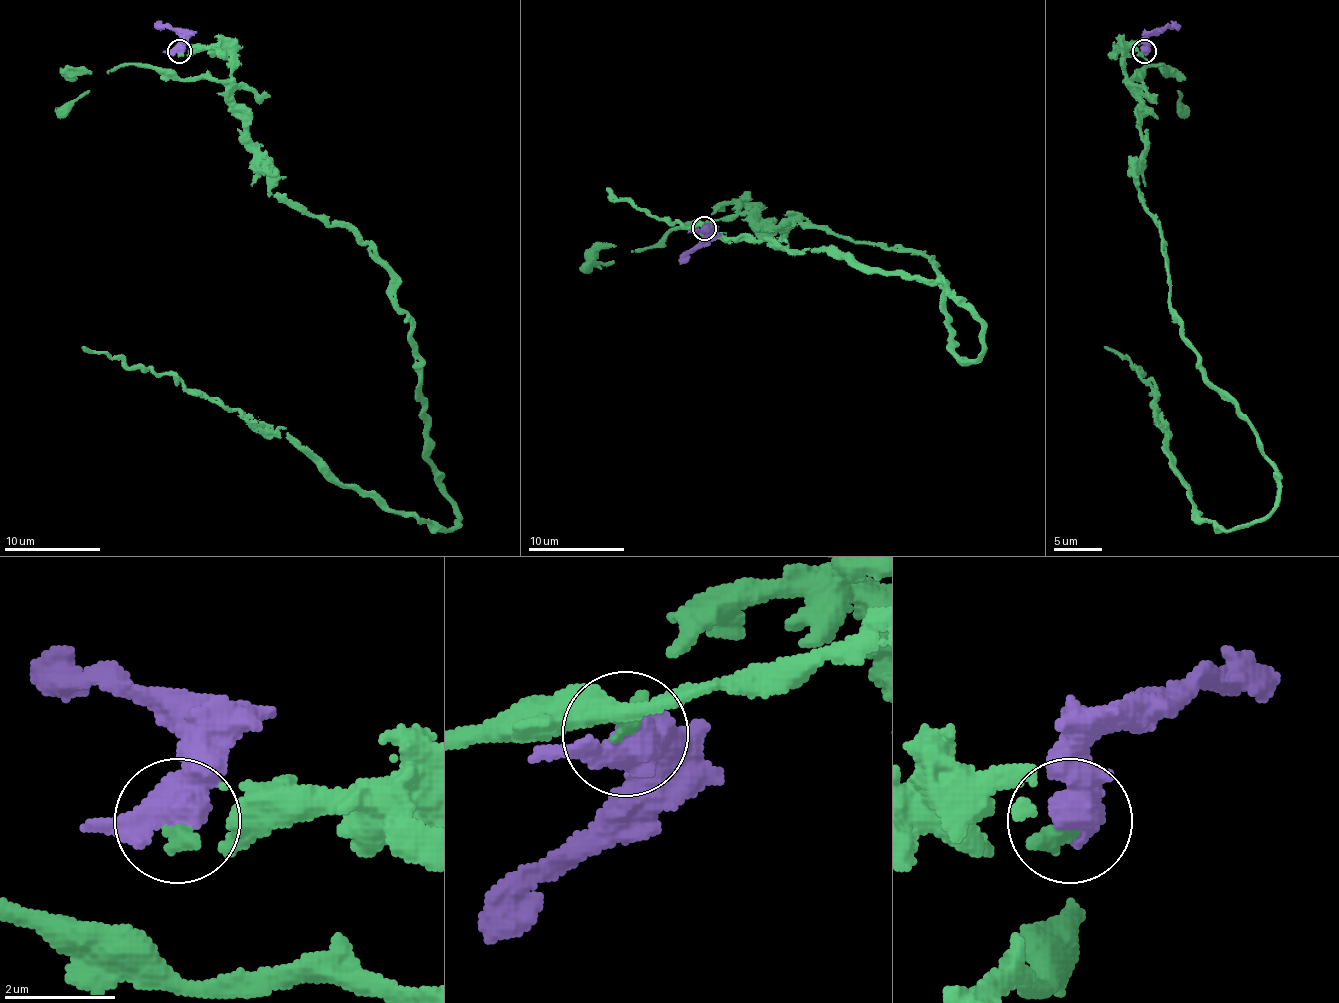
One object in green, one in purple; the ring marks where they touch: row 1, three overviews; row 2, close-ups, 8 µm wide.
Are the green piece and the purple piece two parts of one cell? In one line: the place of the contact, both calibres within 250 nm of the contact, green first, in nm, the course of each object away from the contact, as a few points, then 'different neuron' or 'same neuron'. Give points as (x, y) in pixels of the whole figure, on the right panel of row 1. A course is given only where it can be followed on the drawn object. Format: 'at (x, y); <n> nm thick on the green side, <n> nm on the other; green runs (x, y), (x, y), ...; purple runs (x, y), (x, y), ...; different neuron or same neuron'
at (1144, 51); 280 nm thick on the green side, 550 nm on the other; green runs (1143, 53), (1119, 48), (1139, 197), (1182, 340), (1274, 468), (1264, 519), (1199, 516), (1153, 383), (1105, 347); purple runs (1143, 50), (1146, 38), (1180, 24); same neuron

